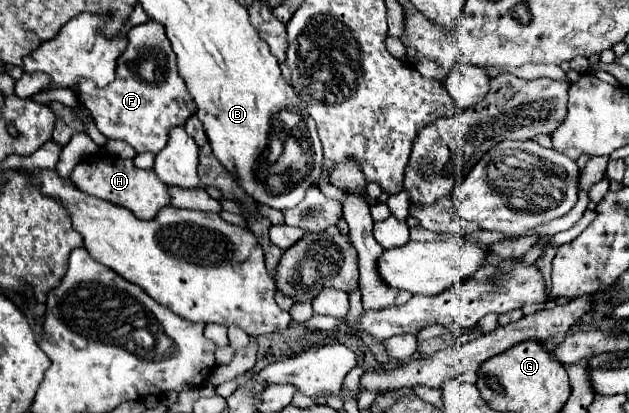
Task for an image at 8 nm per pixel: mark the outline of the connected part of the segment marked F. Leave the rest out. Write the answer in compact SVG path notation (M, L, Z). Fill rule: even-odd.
M150 20L128 32L128 48L118 60L115 80L112 83L98 90L98 86L94 86L92 80L82 78L76 84L74 92L78 94L80 104L90 112L98 130L106 138L124 140L132 148L136 148L136 152L158 154L164 148L164 144L168 142L168 132L176 126L184 126L184 122L196 112L196 104L192 102L192 96L188 94L186 82L180 76L174 60L176 60L176 56L164 34L164 28L158 22ZM156 52L160 54L162 72L164 72L164 64L166 64L166 80L148 84L146 80L140 78L138 64L142 60L142 54L144 54L144 58L148 58Z

